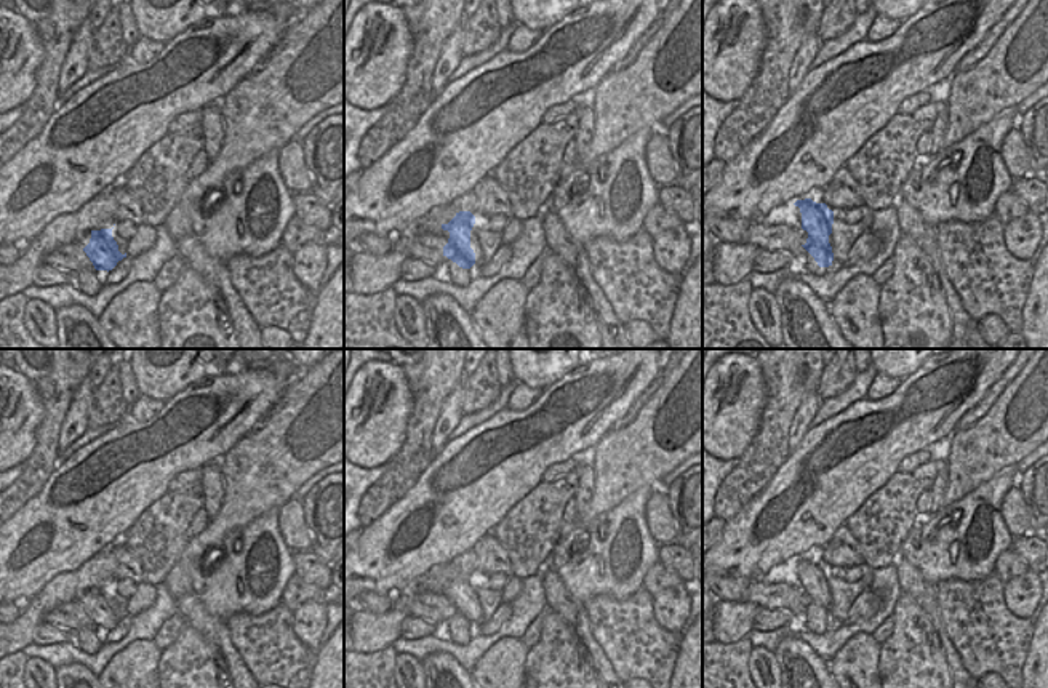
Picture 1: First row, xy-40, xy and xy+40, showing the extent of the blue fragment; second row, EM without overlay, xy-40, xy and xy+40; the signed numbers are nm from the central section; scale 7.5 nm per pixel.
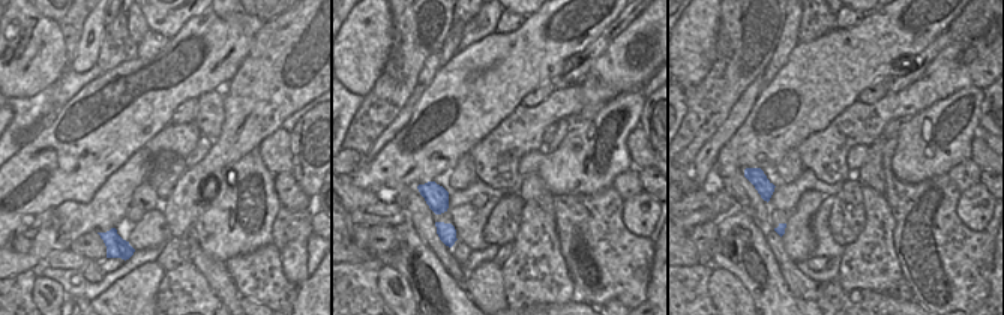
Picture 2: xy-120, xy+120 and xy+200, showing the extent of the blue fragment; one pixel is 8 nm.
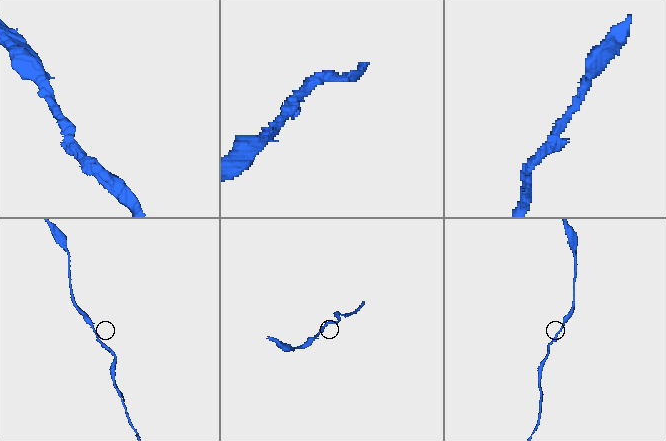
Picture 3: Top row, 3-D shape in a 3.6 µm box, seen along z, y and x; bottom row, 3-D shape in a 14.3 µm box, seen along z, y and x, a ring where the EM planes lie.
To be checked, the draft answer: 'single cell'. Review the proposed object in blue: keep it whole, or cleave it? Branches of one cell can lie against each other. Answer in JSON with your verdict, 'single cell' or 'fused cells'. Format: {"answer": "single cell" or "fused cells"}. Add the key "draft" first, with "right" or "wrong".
{"draft": "right", "answer": "single cell"}

